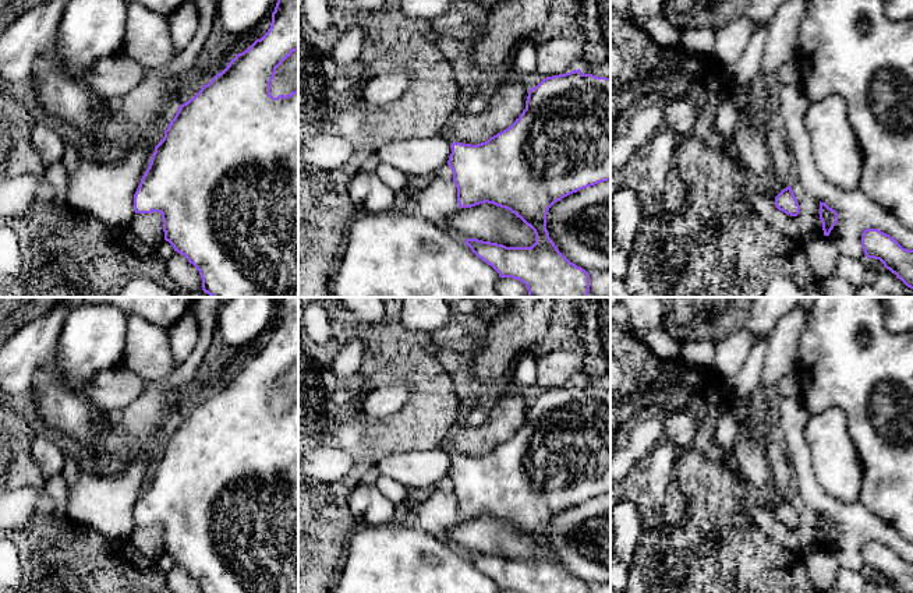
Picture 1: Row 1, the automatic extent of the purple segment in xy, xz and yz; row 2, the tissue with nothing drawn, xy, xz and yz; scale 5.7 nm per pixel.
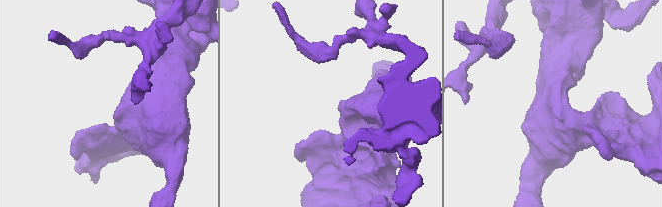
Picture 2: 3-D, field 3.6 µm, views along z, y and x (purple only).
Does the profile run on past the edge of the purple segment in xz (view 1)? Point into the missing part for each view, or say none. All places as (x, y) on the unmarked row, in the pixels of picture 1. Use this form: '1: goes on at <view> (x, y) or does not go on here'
1: does not go on here

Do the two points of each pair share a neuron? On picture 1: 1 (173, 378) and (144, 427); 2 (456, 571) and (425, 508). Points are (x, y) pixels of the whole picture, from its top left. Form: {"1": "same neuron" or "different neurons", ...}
{"1": "same neuron", "2": "different neurons"}

